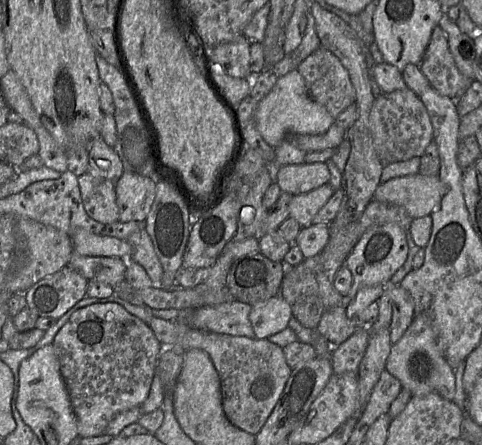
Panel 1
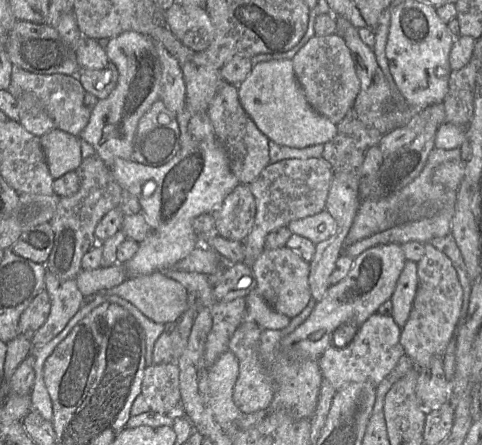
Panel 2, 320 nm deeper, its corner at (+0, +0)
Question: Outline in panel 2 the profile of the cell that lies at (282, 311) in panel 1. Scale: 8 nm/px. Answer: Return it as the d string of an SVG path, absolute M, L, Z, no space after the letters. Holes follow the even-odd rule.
M257 286L244 298L246 302L246 314L261 329L281 330L289 325L291 318L273 310L259 294Z

